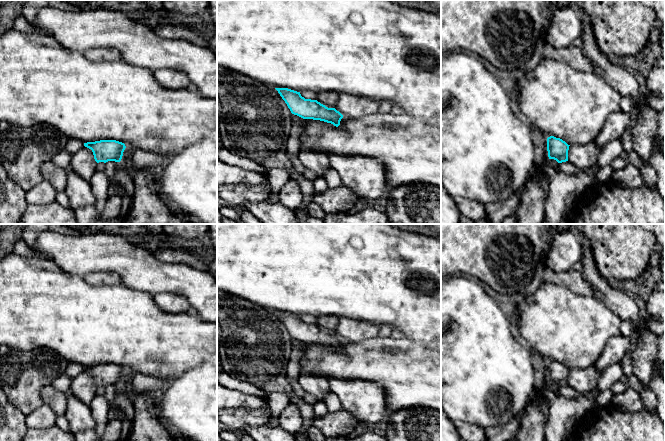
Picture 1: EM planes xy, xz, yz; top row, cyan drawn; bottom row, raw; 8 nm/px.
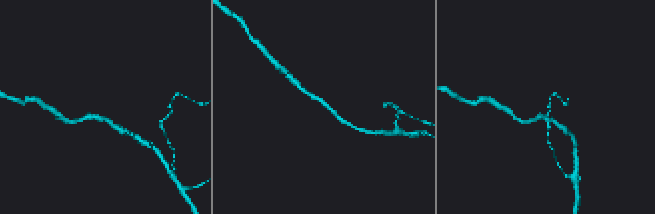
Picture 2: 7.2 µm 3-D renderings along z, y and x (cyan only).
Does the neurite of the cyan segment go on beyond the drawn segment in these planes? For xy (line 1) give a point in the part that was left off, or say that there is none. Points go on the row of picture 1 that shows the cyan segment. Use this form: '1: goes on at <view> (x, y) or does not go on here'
1: does not go on here

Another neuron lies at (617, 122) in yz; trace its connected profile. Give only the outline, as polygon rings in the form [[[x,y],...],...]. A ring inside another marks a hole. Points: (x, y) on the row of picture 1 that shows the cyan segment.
[[[622,110],[610,114],[603,129],[593,142],[602,150],[609,142],[622,136],[630,124],[630,120],[630,113],[623,112]]]

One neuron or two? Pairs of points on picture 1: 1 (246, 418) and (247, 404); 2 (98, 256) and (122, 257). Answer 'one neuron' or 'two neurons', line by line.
1: two neurons
2: one neuron

